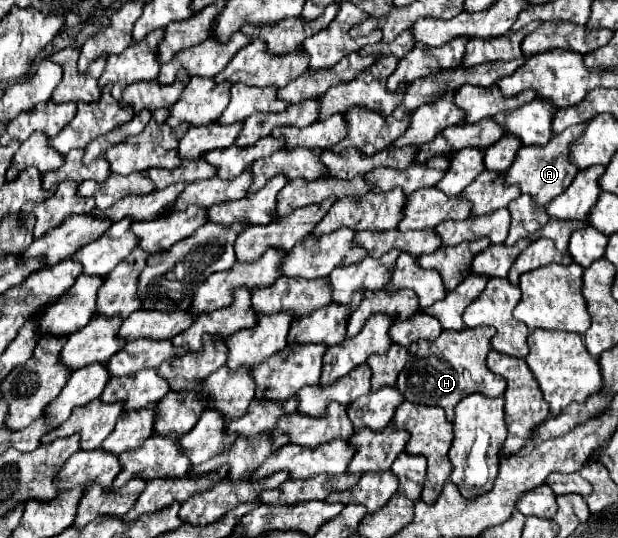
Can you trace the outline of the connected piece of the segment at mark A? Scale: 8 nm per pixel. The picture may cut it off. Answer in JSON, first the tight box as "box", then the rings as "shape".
{"box":[505,125,585,207],"shape":[[[573,125],[569,129],[565,129],[563,133],[555,135],[545,147],[521,147],[517,151],[517,157],[511,165],[511,169],[505,173],[505,185],[519,185],[521,193],[531,195],[535,205],[545,207],[551,199],[555,199],[557,195],[561,195],[573,181],[573,177],[577,175],[577,167],[569,163],[567,159],[567,147],[569,143],[573,143],[575,137],[579,137],[579,133],[585,129],[585,125]]]}

